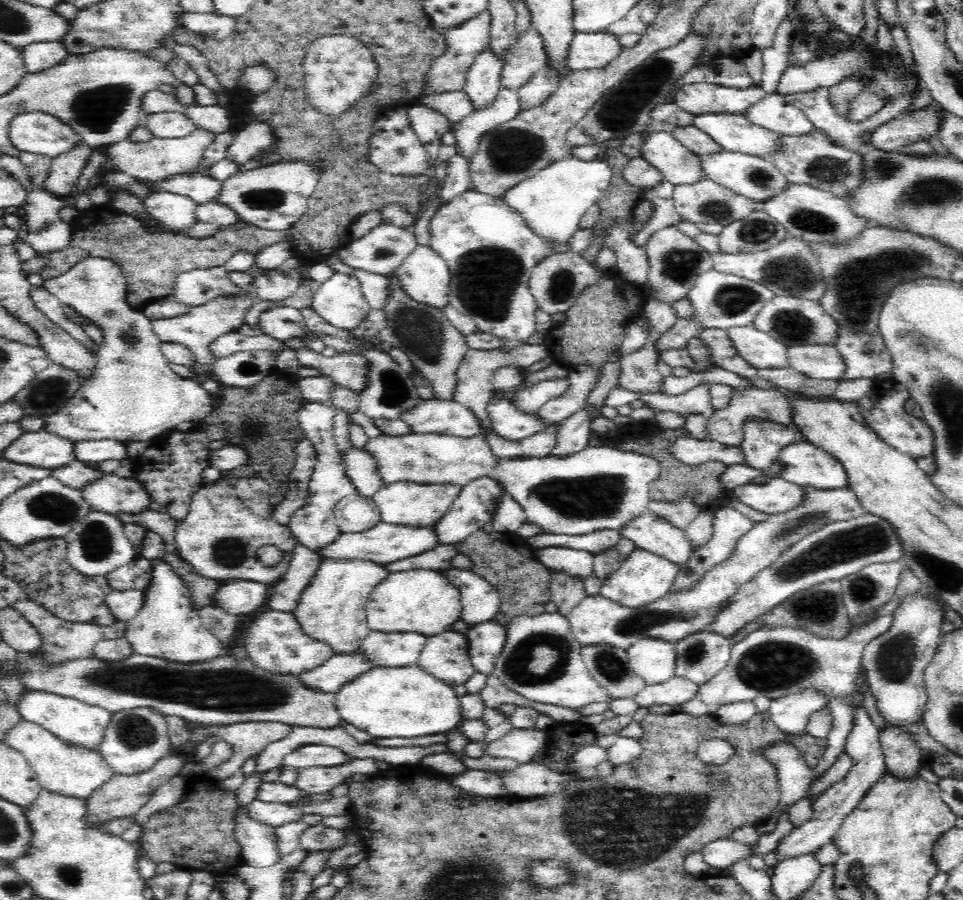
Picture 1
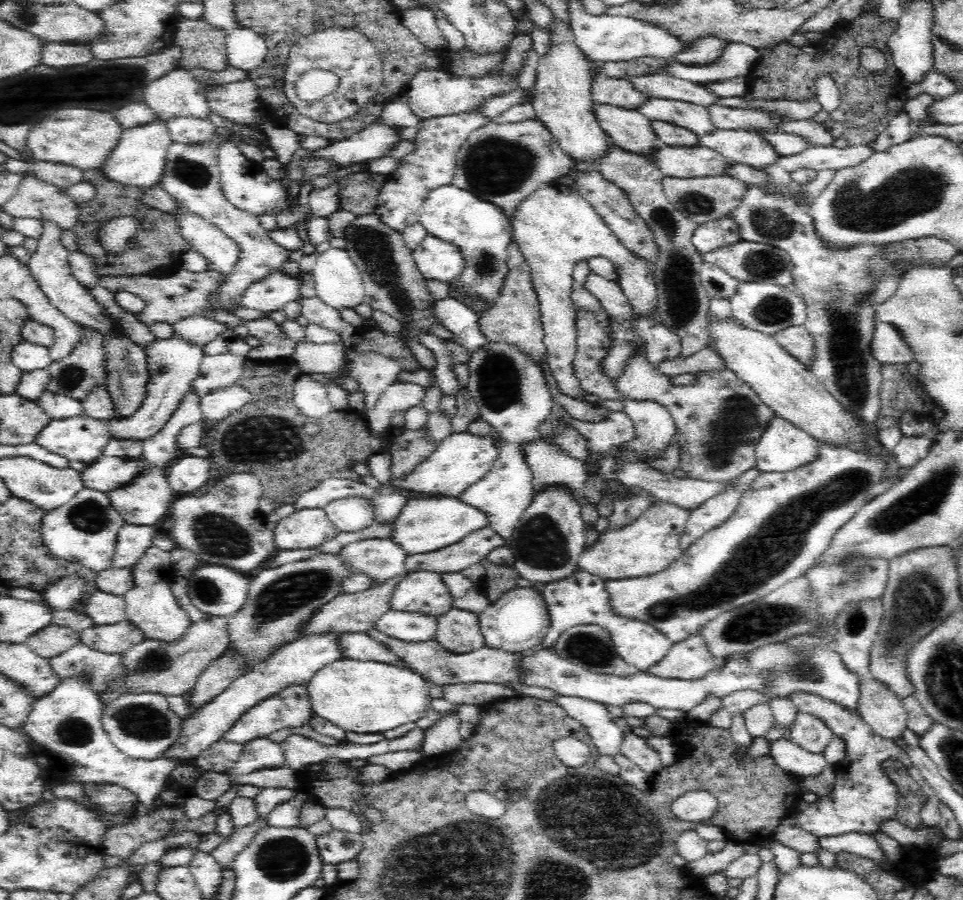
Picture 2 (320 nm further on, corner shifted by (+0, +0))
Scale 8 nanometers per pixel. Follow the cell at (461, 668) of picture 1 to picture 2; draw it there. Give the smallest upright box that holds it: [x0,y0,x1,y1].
[435,609,485,654]

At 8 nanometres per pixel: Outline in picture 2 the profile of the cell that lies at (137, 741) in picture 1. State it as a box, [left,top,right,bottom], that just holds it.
[102,692,183,760]

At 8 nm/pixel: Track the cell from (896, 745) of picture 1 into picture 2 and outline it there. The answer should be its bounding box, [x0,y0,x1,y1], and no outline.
[859,678,908,742]

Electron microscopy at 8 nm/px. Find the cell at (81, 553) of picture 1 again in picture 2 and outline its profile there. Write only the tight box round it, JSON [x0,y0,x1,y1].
[40,487,125,571]

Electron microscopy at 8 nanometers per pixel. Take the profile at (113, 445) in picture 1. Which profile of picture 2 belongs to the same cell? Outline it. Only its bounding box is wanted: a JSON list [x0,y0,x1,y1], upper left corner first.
[106,334,204,443]

